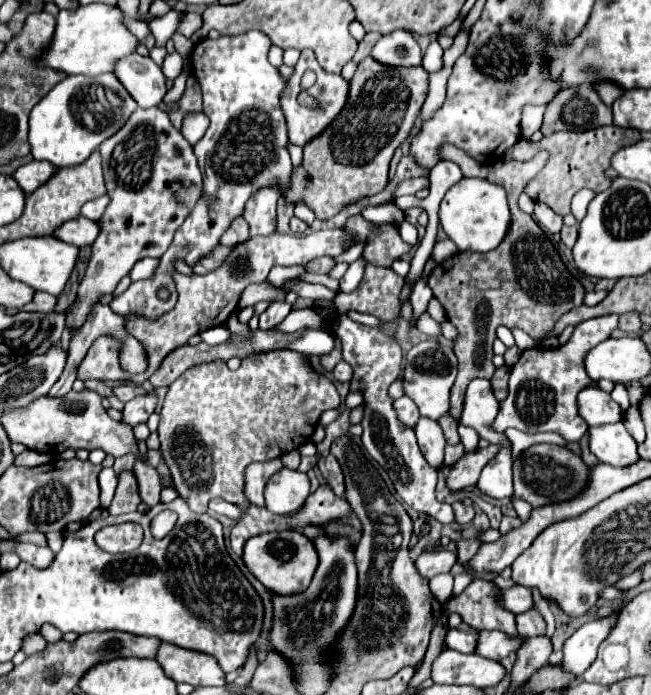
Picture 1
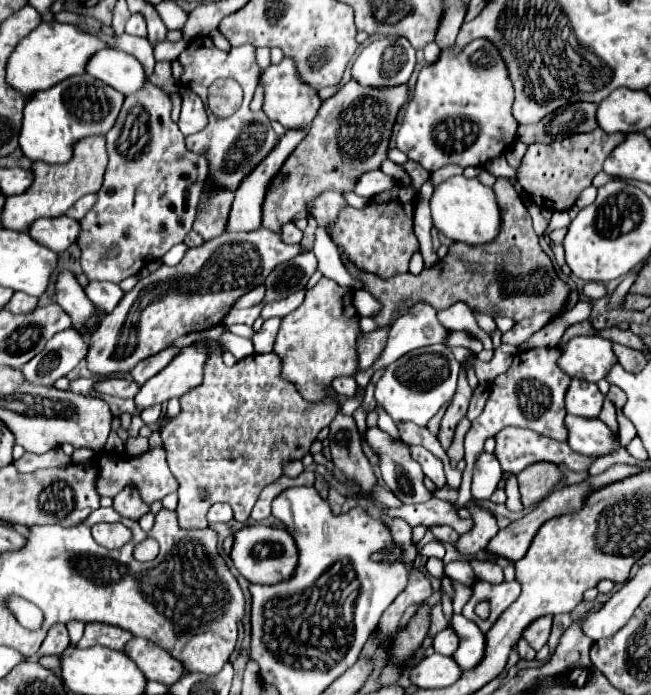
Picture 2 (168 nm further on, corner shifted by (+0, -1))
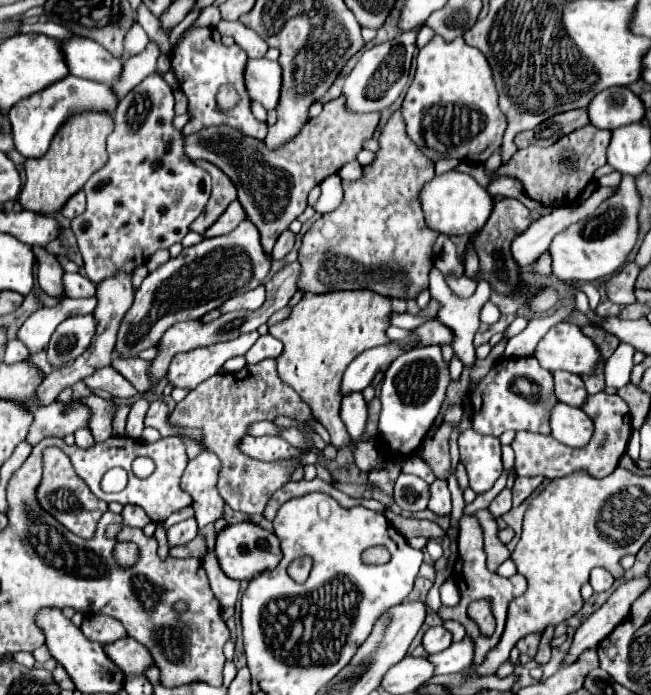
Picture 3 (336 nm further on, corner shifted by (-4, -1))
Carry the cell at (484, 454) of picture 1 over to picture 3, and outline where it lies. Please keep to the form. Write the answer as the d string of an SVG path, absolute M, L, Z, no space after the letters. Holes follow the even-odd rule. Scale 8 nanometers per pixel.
M597 393L597 395L589 395L581 409L591 417L591 421L595 425L595 437L591 437L591 441L583 449L571 449L555 439L549 439L549 435L519 431L515 441L511 443L511 447L515 451L517 475L521 475L521 477L541 475L545 479L557 479L557 477L575 473L579 469L585 469L593 477L601 479L615 471L619 459L623 457L623 453L627 449L629 437L631 437L631 417L629 417L627 403L619 395Z

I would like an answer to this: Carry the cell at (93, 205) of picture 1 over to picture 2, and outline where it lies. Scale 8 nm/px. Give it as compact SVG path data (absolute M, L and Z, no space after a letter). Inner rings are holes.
M85 195L85 197L81 197L69 211L67 211L67 215L69 217L73 217L73 219L83 219L85 217L85 213L95 205L95 201L97 201L97 197L95 195Z

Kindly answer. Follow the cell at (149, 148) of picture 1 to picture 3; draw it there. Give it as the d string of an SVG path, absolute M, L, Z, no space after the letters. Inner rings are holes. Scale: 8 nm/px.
M159 73L143 79L115 109L115 129L107 139L109 159L103 169L91 175L85 183L87 209L71 221L71 229L85 261L83 267L87 277L95 283L111 277L119 269L131 273L157 249L169 249L173 243L179 243L209 201L211 177L205 169L193 165L183 153L183 137L171 123L173 115L173 93Z

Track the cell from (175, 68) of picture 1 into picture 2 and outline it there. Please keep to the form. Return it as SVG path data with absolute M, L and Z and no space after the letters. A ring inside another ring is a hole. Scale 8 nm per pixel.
M181 39L177 43L171 43L171 41L163 41L163 43L157 43L153 49L155 49L155 61L177 61L179 59L179 53L183 53L183 49L187 47L187 43Z

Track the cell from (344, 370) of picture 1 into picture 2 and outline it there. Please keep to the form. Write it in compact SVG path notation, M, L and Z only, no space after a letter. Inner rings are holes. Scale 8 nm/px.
M337 377L335 383L331 383L331 385L341 395L355 395L355 391L357 391L357 383L353 377Z

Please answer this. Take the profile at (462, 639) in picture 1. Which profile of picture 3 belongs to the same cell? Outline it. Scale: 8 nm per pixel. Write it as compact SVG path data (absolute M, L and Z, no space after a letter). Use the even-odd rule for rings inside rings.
M431 627L425 631L421 645L427 653L441 653L451 645L451 633L445 627Z

